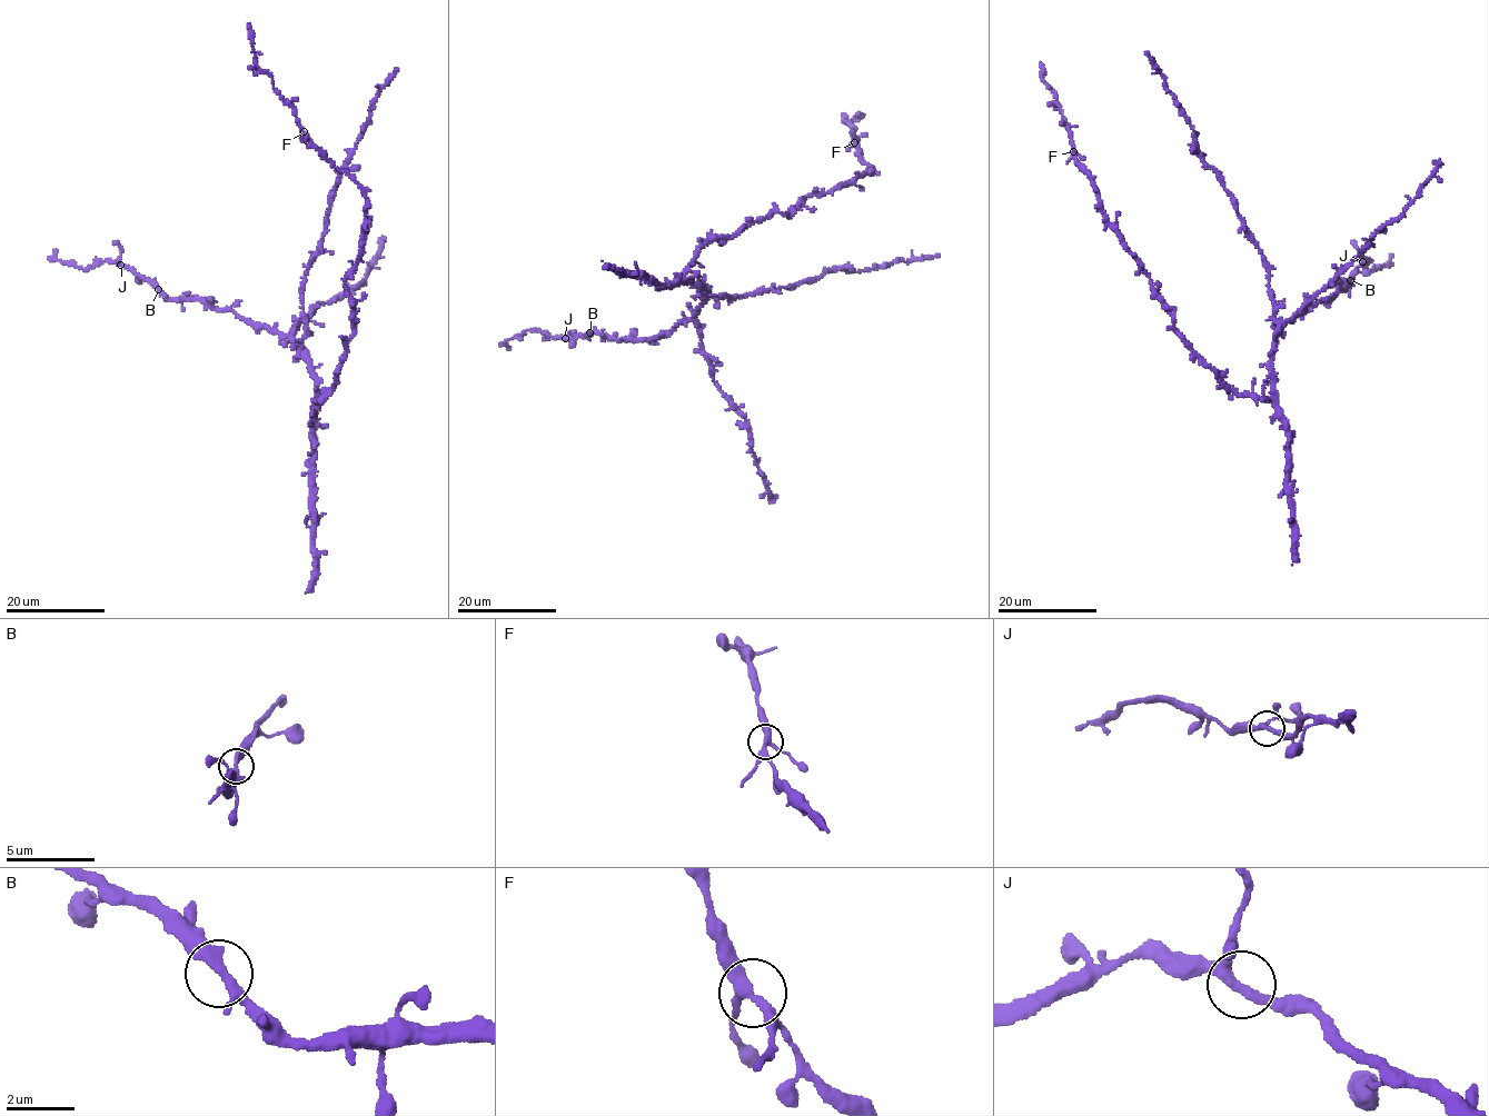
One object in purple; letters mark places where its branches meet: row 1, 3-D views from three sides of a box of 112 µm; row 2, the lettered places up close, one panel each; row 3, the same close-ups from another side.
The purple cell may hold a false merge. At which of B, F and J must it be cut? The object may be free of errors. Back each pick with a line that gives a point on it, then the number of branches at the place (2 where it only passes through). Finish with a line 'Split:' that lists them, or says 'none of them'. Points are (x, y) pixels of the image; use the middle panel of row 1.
Split: none of them

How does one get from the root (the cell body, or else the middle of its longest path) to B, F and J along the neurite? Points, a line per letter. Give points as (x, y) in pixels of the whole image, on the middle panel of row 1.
B: (713, 240), (702, 246), (688, 268), (708, 292), (692, 318), (646, 340), (589, 332)
F: (713, 240), (728, 238), (775, 212), (790, 213), (811, 195), (821, 196), (873, 173), (854, 142)
J: (713, 240), (702, 246), (688, 268), (708, 292), (692, 318), (646, 340), (612, 339), (595, 332), (565, 338)

